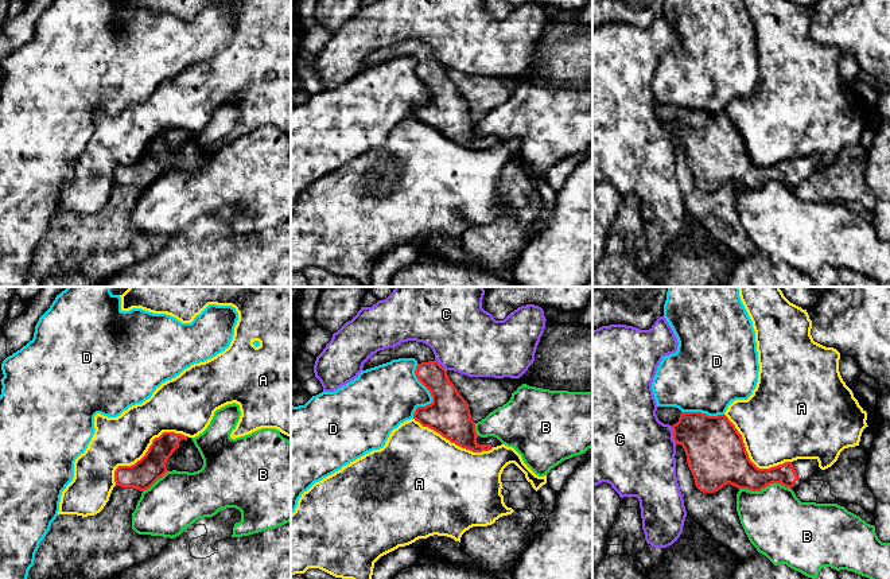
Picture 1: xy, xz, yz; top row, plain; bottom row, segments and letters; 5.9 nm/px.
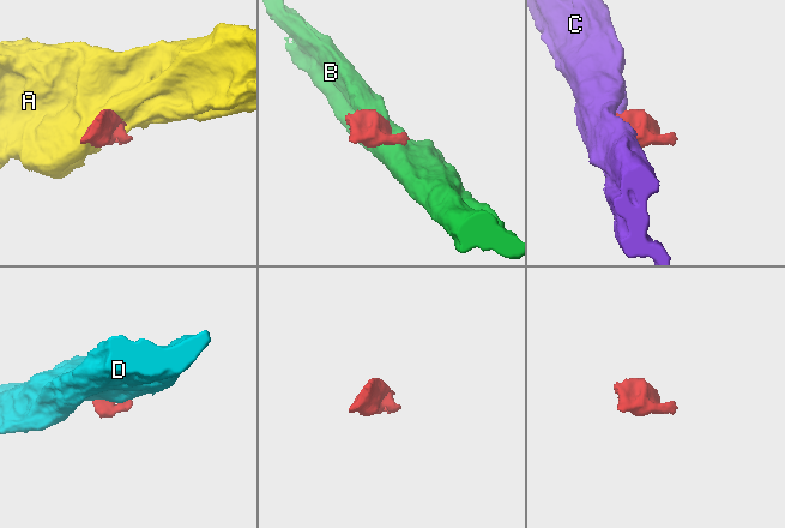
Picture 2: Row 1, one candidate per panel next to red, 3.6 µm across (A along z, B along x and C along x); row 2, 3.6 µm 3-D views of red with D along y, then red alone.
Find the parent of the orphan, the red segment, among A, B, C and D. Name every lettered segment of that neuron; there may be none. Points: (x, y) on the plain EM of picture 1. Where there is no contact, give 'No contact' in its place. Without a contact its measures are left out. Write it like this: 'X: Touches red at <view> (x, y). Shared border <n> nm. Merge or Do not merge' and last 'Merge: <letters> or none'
A: Touches red at xy (147, 150). Shared border 550 nm. Do not merge
B: Touches red at yz (765, 185). Shared border 320 nm. Do not merge
C: Touches red at yz (673, 133). Shared border 120 nm. Do not merge
D: Touches red at xz (431, 93). Shared border 320 nm. Do not merge
Merge: none

